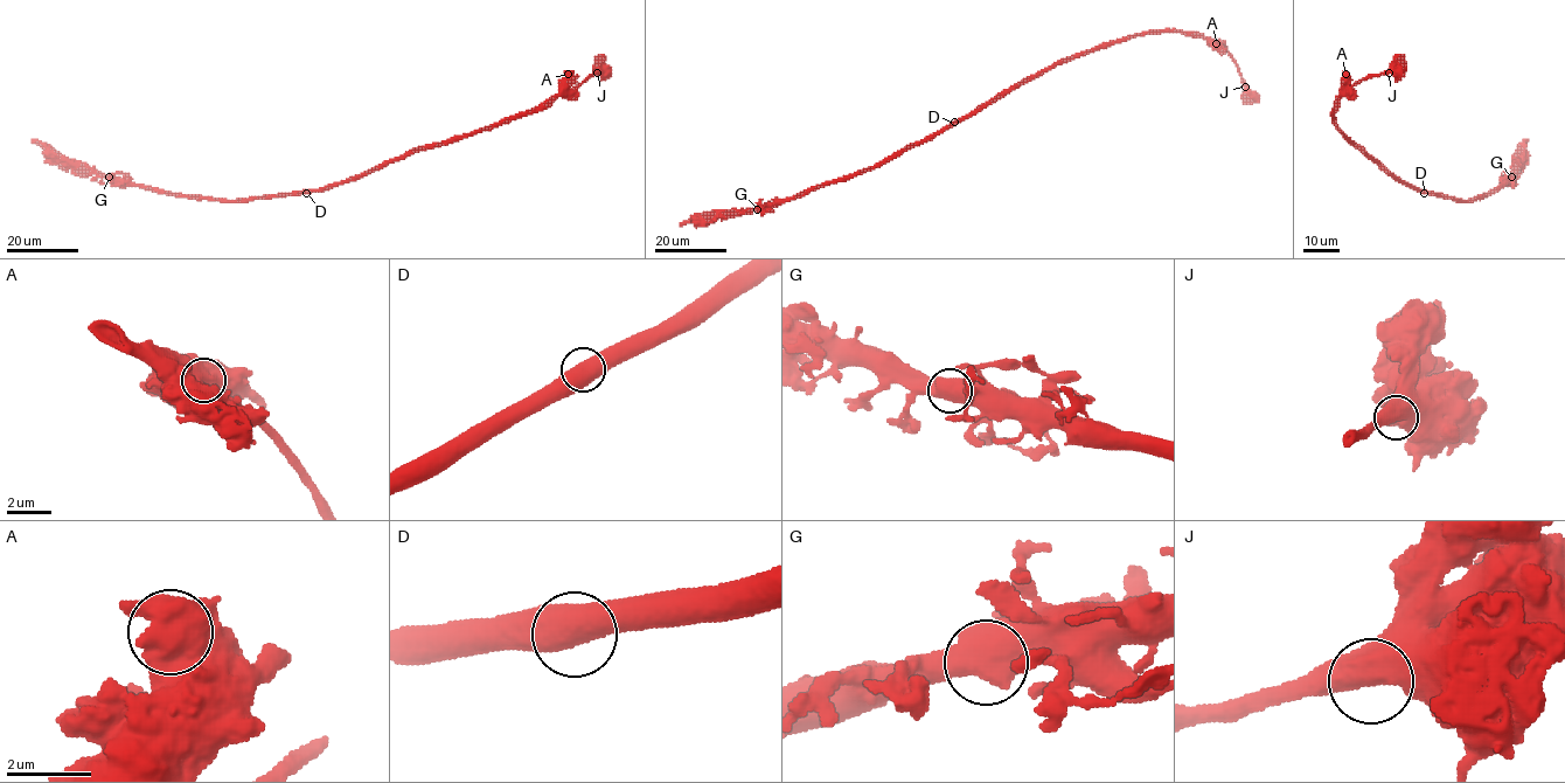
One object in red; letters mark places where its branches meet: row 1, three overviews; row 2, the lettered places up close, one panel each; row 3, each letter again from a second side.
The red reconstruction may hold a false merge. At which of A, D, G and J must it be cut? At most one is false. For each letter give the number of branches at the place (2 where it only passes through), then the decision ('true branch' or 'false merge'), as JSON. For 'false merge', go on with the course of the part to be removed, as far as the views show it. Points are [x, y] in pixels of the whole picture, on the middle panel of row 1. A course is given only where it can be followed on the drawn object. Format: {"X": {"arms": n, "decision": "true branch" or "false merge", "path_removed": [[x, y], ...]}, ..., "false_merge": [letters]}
{"A": {"arms": 2, "decision": "true branch"}, "D": {"arms": 2, "decision": "true branch"}, "G": {"arms": 2, "decision": "true branch"}, "J": {"arms": 2, "decision": "true branch"}, "false_merge": []}

